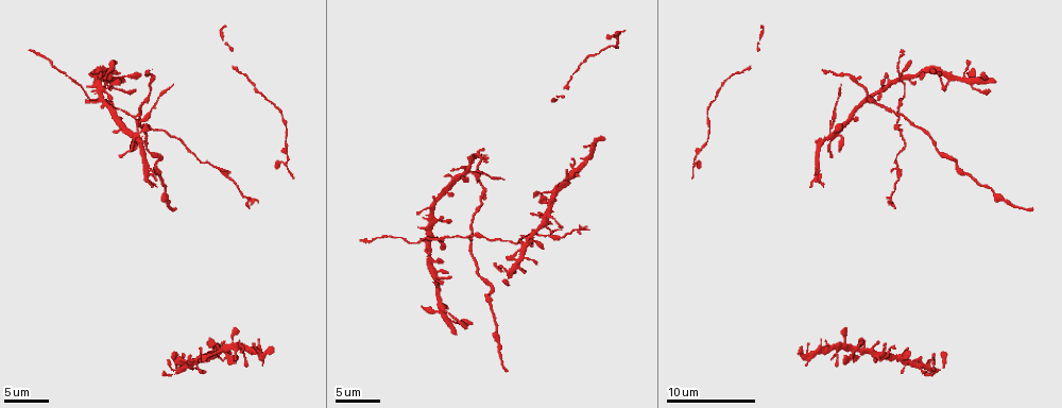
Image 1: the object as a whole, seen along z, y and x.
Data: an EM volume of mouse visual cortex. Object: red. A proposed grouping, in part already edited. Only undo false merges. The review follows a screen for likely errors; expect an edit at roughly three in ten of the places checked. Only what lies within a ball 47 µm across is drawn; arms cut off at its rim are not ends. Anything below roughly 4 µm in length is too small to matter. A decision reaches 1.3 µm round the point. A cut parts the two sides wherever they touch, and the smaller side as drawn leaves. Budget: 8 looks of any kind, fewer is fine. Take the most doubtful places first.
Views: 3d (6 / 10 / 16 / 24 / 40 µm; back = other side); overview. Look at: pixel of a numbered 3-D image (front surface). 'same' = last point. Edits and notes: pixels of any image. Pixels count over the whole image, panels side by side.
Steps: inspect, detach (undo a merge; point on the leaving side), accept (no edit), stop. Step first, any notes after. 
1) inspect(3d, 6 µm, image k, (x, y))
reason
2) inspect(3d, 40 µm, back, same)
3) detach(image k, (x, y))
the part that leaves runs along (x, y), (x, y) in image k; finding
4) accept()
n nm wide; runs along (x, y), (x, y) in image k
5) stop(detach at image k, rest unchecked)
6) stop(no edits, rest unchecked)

inspect(3d, 10 µm, image 1, (464, 238))
four arms meet

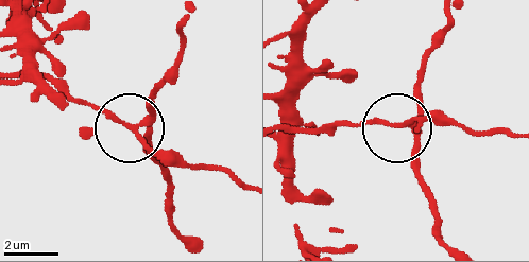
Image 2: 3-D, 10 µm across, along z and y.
detach(image 2, (160, 155))
210 nm wide; the part that leaves runs along (135, 128), (156, 152), (197, 168), (232, 170), (245, 180) in image 2; a second cell is stuck on

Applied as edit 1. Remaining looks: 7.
inspect(3d, 10 µm, image 1, (134, 136))
four or more arms meet

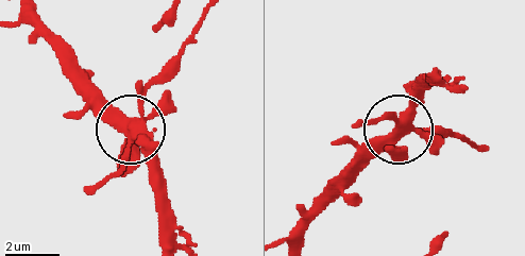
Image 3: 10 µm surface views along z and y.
inspect(3d, 6 µm, image 3, (396, 131))

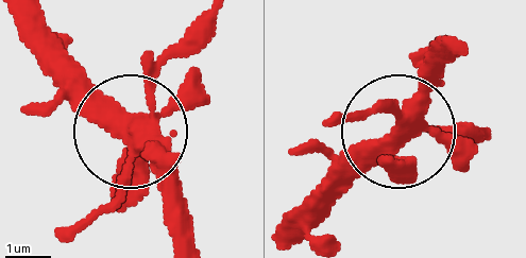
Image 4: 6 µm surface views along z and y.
detach(image 4, (181, 46))
the part that leaves runs along (149, 96), (153, 66), (194, 20) in image 4; two cells meet here

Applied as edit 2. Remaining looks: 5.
inspect(overview)

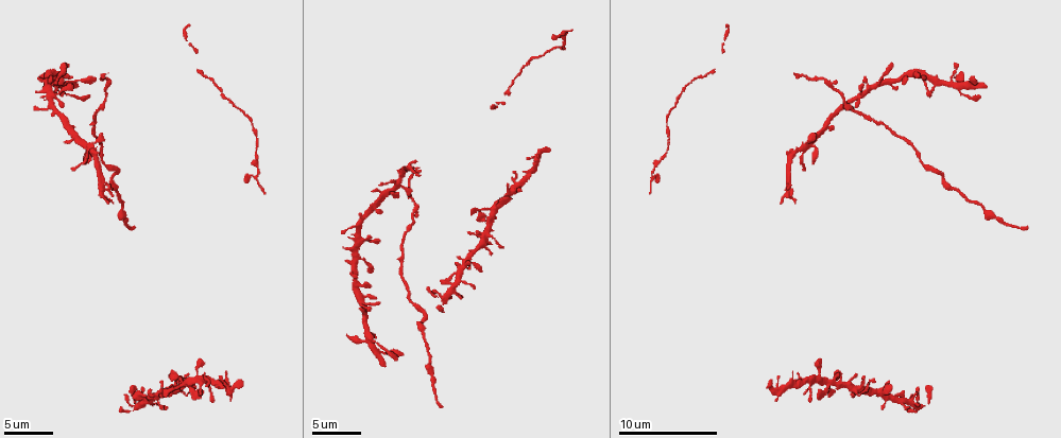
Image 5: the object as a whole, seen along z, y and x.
inspect(3d, 10 µm, image 5, (101, 187))
thick turns thin

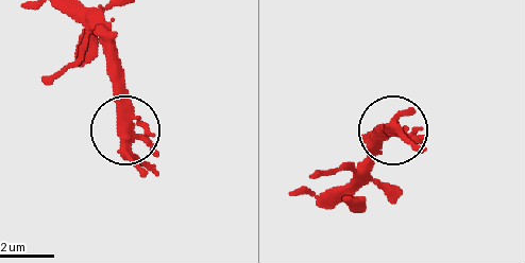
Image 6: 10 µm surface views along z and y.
inspect(3d, 6 µm, image 6, (127, 128))

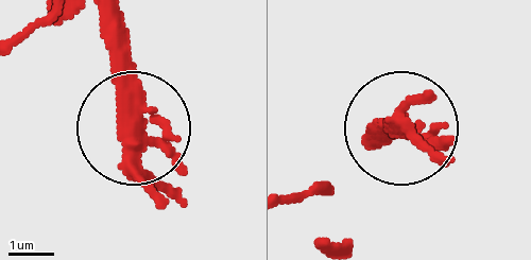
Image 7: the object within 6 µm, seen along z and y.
accept()
330 nm wide; continuous, no second cell

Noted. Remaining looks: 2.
stop(detach at image 2, detach at image 4, rest unchecked)

